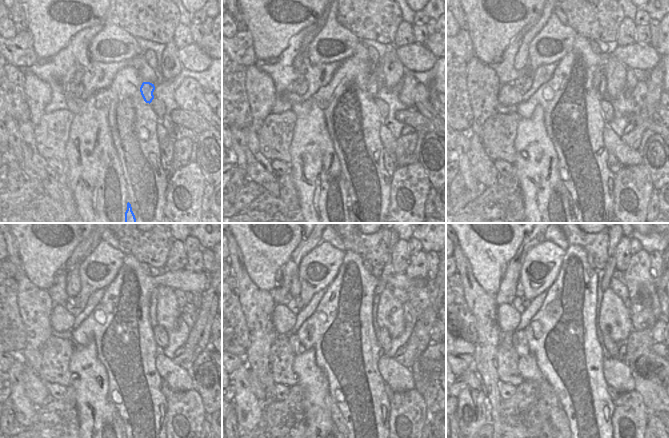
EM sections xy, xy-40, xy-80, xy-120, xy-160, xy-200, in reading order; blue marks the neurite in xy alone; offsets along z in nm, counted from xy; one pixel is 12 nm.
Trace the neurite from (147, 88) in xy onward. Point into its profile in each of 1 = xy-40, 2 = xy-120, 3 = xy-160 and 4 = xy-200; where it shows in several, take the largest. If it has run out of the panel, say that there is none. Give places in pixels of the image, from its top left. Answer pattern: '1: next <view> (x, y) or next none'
1: next xy-40 (376, 77)
2: next xy-120 (154, 292)
3: next xy-160 (388, 269)
4: next xy-200 (610, 267)

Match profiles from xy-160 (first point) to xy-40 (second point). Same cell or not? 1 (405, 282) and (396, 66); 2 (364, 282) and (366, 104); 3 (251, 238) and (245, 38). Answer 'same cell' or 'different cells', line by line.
1: different cells
2: same cell
3: different cells

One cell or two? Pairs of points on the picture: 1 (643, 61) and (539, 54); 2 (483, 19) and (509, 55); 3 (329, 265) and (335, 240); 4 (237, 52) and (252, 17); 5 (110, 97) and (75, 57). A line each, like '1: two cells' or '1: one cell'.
1: two cells
2: two cells
3: two cells
4: two cells
5: two cells

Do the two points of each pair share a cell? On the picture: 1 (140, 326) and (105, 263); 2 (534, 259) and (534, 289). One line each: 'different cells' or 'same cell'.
1: different cells
2: same cell

